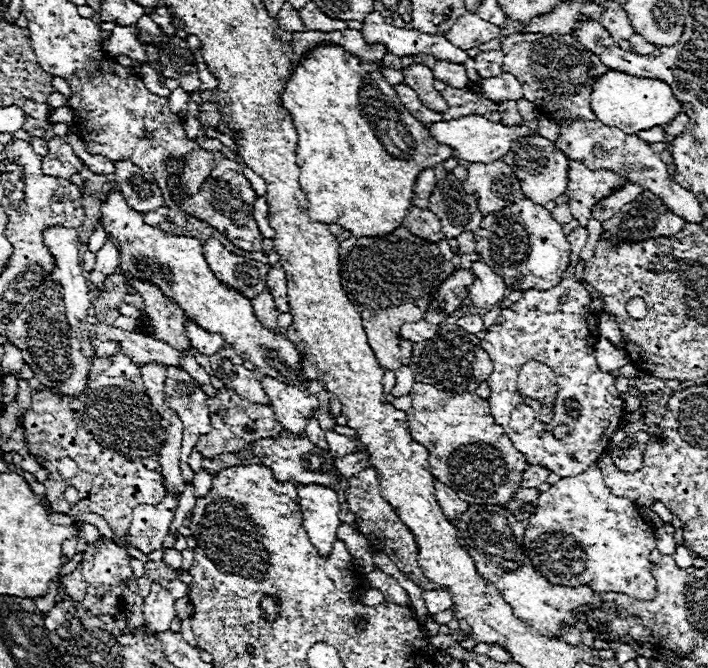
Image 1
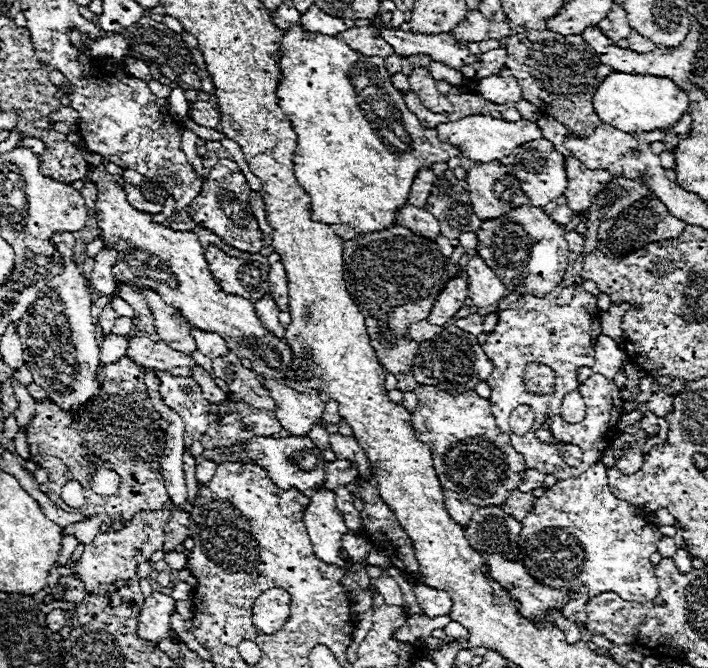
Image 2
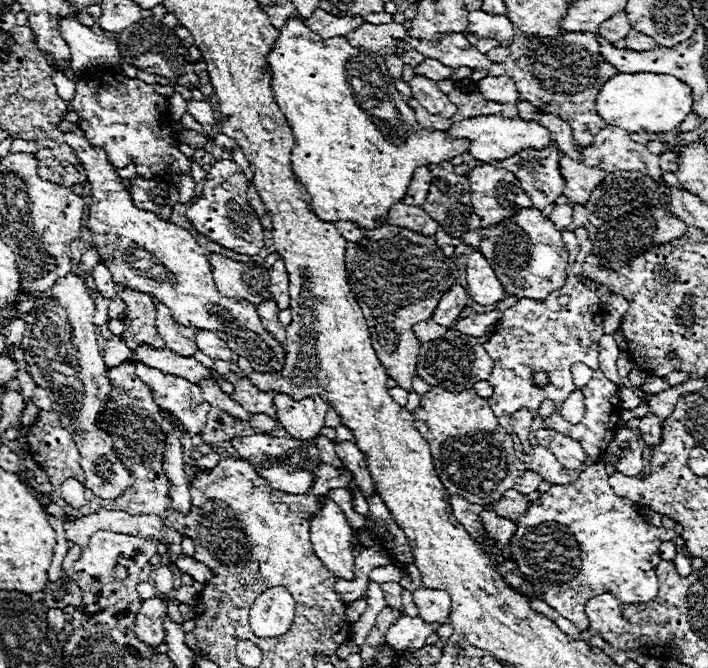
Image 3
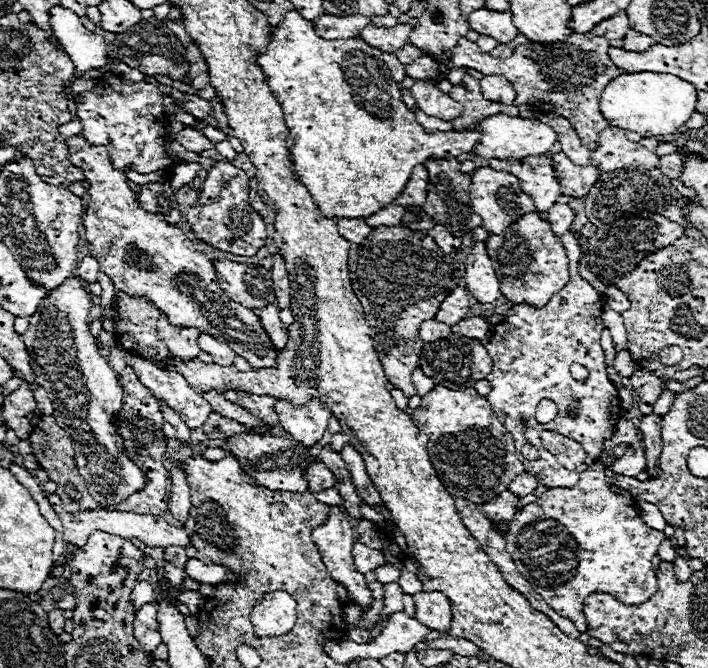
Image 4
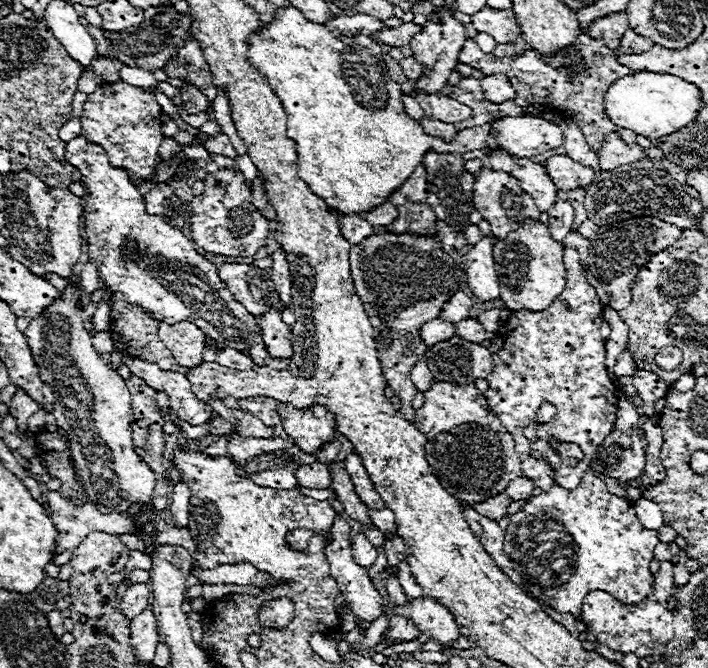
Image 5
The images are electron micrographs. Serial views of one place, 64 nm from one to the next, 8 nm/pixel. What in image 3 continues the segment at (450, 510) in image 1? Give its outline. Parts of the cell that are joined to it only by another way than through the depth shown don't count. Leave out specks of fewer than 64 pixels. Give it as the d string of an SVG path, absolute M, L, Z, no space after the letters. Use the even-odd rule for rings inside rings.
M450 496L450 506L452 506L452 514L456 516L456 520L478 540L484 540L484 526L480 522L480 512L484 510L478 504L470 504L468 500L464 500L462 496Z

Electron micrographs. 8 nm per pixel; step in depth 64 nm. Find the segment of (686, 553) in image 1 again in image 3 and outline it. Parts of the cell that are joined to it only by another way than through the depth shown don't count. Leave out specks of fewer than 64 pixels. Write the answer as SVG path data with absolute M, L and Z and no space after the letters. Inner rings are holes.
M678 552L678 556L676 556L672 562L674 562L674 568L676 568L676 572L678 572L680 576L688 576L688 574L692 572L692 566L690 566L690 556L686 556L686 554Z

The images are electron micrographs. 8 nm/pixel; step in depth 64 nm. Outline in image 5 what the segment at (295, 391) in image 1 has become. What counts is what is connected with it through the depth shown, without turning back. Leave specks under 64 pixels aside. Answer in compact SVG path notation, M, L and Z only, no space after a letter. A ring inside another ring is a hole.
M280 402L278 414L282 418L284 432L294 442L298 442L300 450L306 454L316 452L326 440L338 438L334 434L334 428L336 428L334 414L324 406L314 406L310 410L298 410L286 402Z

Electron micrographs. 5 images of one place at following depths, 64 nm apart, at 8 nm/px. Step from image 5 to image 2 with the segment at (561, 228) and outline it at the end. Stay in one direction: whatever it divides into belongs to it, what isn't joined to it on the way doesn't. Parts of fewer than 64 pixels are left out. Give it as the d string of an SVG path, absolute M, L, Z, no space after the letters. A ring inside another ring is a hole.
M564 204L564 206L558 206L552 214L550 214L550 218L554 218L554 222L558 222L560 226L564 226L564 224L568 224L570 220L572 220L572 216L574 216L574 212Z

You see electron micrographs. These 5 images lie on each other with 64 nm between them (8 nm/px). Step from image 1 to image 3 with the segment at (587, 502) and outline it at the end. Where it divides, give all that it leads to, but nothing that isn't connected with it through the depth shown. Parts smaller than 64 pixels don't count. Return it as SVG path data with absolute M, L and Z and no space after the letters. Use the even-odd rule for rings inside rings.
M596 462L594 466L586 468L576 482L568 486L552 486L526 508L526 514L518 518L514 538L510 538L510 554L522 576L534 586L542 600L548 602L548 606L552 606L560 616L574 622L582 632L588 630L584 606L594 594L610 592L626 604L650 602L658 594L658 578L654 574L650 558L658 552L658 546L662 542L675 538L674 530L654 528L646 524L634 502L616 496L608 484L604 464Z

